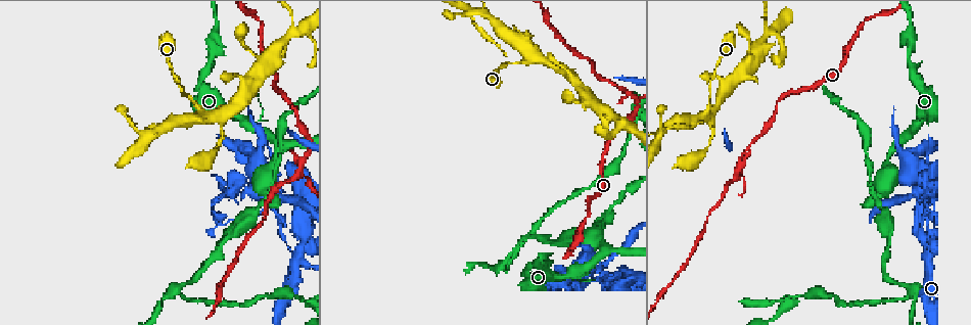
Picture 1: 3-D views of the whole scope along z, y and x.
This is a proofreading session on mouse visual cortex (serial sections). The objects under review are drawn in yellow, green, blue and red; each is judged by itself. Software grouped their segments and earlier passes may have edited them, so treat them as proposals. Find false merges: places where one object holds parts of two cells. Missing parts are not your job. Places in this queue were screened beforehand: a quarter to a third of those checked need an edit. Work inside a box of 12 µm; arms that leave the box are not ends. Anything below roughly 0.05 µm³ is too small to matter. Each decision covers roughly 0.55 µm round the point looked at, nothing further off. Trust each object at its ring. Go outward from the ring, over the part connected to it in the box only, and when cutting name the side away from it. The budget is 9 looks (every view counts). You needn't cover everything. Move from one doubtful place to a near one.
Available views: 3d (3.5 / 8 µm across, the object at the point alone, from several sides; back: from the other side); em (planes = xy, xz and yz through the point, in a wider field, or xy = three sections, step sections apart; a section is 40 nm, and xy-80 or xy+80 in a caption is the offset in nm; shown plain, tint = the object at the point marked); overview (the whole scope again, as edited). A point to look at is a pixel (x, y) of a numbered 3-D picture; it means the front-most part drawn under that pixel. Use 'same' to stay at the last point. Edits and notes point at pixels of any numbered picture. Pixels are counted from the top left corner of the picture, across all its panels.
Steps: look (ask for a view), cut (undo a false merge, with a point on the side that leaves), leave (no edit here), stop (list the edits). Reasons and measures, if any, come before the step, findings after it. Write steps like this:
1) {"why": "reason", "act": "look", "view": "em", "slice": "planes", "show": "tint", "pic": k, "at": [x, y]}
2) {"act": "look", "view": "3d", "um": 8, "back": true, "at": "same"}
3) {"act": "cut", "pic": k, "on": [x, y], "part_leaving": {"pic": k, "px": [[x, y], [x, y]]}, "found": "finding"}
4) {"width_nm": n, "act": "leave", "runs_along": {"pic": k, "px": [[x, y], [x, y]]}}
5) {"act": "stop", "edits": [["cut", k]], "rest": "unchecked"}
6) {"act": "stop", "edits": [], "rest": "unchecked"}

{"why": "four arms meet", "act": "look", "view": "3d", "um": 3.5, "pic": 1, "at": [925, 258]}

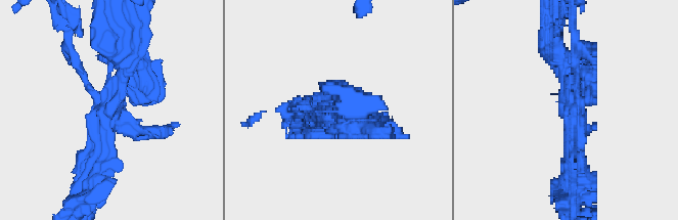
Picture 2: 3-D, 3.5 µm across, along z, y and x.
{"why": "now the EM", "act": "look", "view": "em", "slice": "planes", "show": "tint", "pic": 2, "at": [334, 114]}

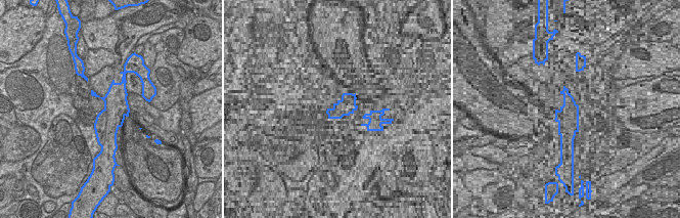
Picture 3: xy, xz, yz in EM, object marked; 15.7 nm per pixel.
{"arms": 4, "act": "cut", "pic": 2, "on": [75, 62], "part_leaving": {"pic": 2, "px": [[98, 94], [66, 47], [66, 22]]}, "found": "a second cell is stuck on"}

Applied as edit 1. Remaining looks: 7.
{"why": "a narrow waist", "act": "look", "view": "3d", "um": 3.5, "back": true, "pic": 1, "at": [597, 230]}

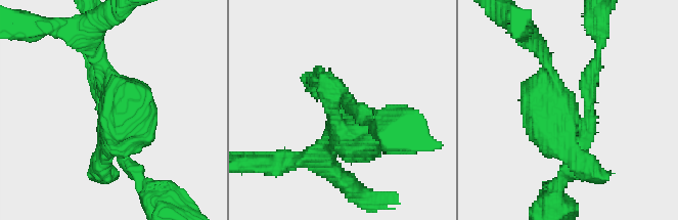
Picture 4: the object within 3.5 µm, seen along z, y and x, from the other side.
{"act": "cut", "pic": 4, "on": [133, 171], "found": "two cells meet here"}

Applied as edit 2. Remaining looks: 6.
{"why": "a fork", "act": "look", "view": "3d", "um": 3.5, "pic": 1, "at": [302, 172]}

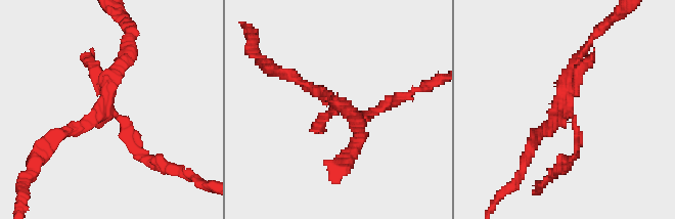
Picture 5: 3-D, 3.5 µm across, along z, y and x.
{"act": "look", "view": "em", "slice": "xy", "step": 2, "show": "tint", "pic": 5, "at": [337, 101]}

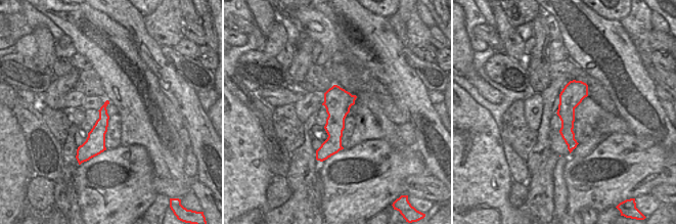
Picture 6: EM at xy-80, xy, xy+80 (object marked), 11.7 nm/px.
{"act": "cut", "pic": 5, "on": [138, 142], "part_leaving": {"pic": 5, "px": [[113, 112], [150, 159]]}, "found": "a second cell is stuck on"}

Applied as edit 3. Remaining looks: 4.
{"why": "four or more arms meet", "act": "look", "view": "em", "slice": "xy", "step": 5, "show": "tint", "pic": 1, "at": [769, 31]}

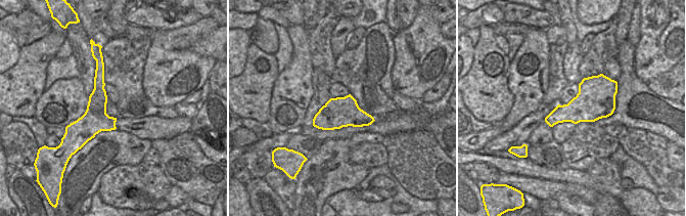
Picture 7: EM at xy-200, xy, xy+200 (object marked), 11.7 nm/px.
{"act": "look", "view": "3d", "um": 3.5, "at": "same"}

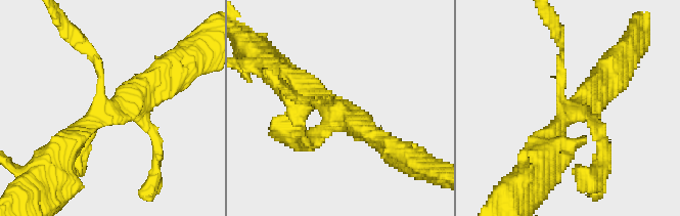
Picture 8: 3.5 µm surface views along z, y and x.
{"act": "leave", "runs_along": {"pic": 8, "px": [[58, 152], [155, 86]]}, "found": "one cell here"}

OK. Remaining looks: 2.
{"act": "stop", "edits": [["cut", 2], ["cut", 4], ["cut", 5]], "rest": "unchecked"}

